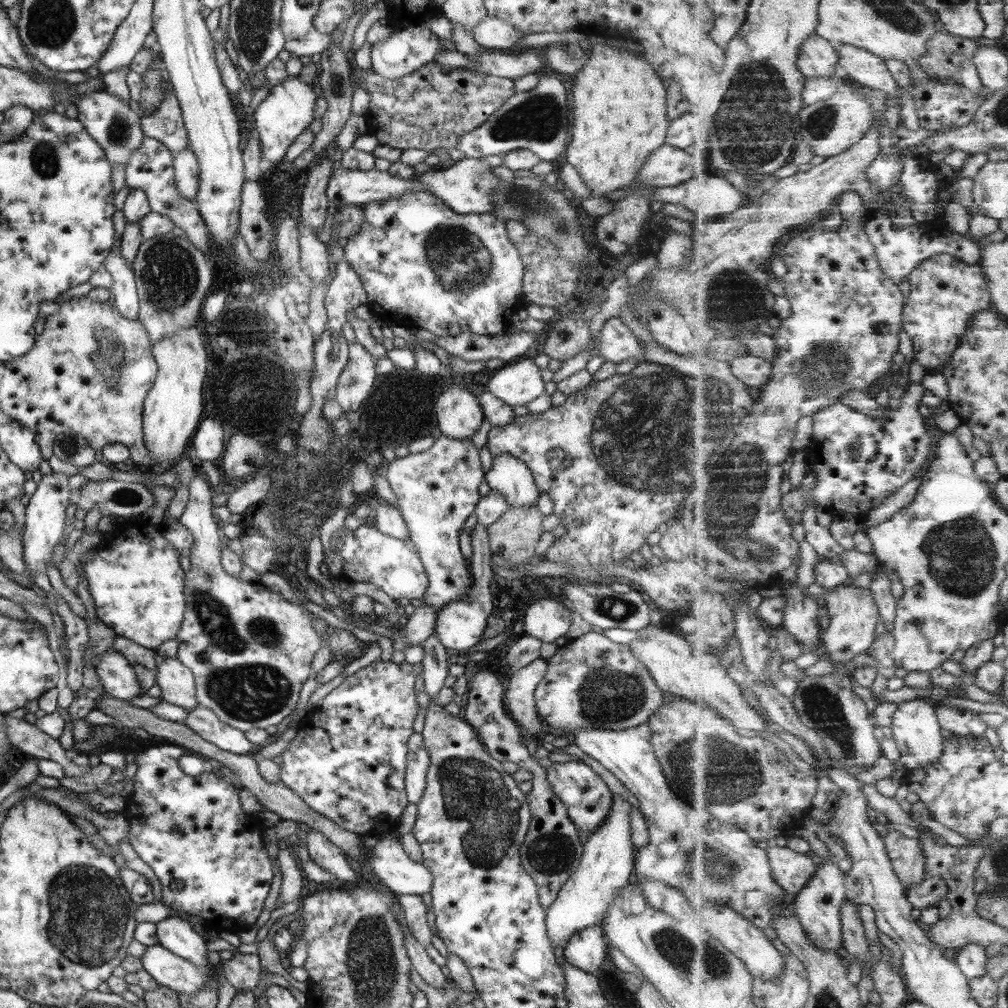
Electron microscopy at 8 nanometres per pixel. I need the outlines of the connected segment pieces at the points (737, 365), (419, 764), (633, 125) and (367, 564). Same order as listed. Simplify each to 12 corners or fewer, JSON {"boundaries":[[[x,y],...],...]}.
{"boundaries":[[[751,354],[730,361],[747,386],[771,380],[771,361]],[[420,734],[407,740],[404,791],[409,804],[423,794],[428,752]],[[594,40],[565,160],[592,196],[633,182],[669,126],[663,82]],[[374,527],[335,530],[338,579],[395,602],[428,586],[415,545]]]}

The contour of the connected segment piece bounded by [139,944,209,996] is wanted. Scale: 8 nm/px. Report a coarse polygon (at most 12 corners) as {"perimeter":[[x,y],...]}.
{"perimeter":[[155,944],[139,958],[157,985],[195,994],[209,985],[207,969]]}

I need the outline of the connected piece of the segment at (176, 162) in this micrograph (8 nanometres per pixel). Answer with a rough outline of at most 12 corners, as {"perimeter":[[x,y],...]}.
{"perimeter":[[187,144],[172,157],[173,180],[183,198],[198,187],[198,162]]}

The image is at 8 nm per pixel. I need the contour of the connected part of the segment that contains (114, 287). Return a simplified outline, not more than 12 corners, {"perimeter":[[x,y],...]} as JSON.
{"perimeter":[[113,250],[102,262],[111,275],[113,305],[137,319],[133,269]]}

